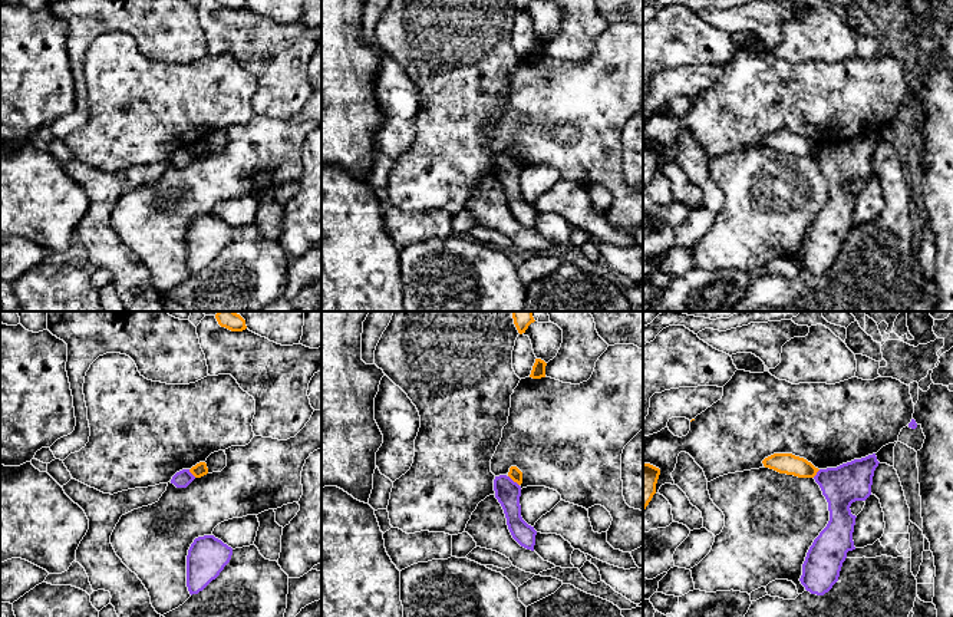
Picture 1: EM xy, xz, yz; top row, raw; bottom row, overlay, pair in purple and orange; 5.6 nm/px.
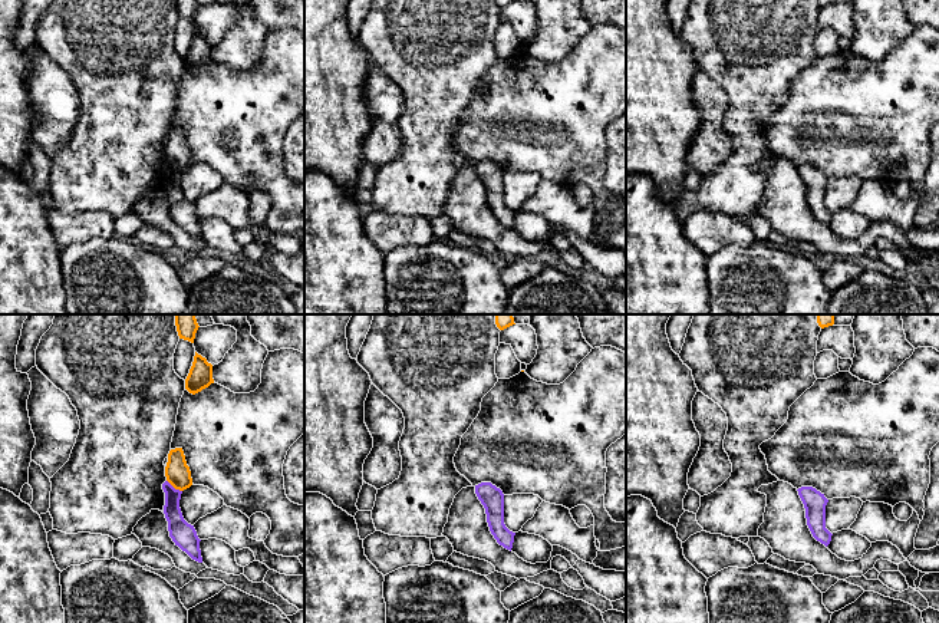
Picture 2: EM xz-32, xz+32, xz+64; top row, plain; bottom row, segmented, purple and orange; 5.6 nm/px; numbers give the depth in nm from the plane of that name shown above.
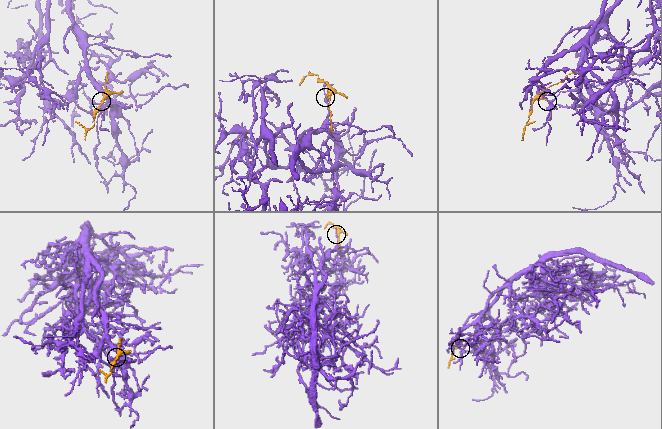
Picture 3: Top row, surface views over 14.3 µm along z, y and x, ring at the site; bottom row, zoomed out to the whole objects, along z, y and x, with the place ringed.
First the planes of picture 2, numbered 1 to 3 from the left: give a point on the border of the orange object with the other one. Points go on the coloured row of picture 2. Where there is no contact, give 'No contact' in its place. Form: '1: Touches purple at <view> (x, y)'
1: Touches purple at xz-32 (173, 487)
2: No contact
3: No contact

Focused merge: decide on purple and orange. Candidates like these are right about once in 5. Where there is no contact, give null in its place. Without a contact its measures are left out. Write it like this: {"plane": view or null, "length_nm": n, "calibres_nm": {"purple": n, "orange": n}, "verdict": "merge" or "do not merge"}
{"plane": "xz", "length_nm": 90, "calibres_nm": {"purple": 140, "orange": 70}, "verdict": "do not merge"}

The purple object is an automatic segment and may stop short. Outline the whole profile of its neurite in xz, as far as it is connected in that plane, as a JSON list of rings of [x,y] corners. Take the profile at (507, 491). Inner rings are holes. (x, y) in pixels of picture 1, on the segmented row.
[[[507,475],[494,479],[495,498],[501,504],[512,538],[524,548],[534,551],[537,531],[521,517],[521,486]]]

